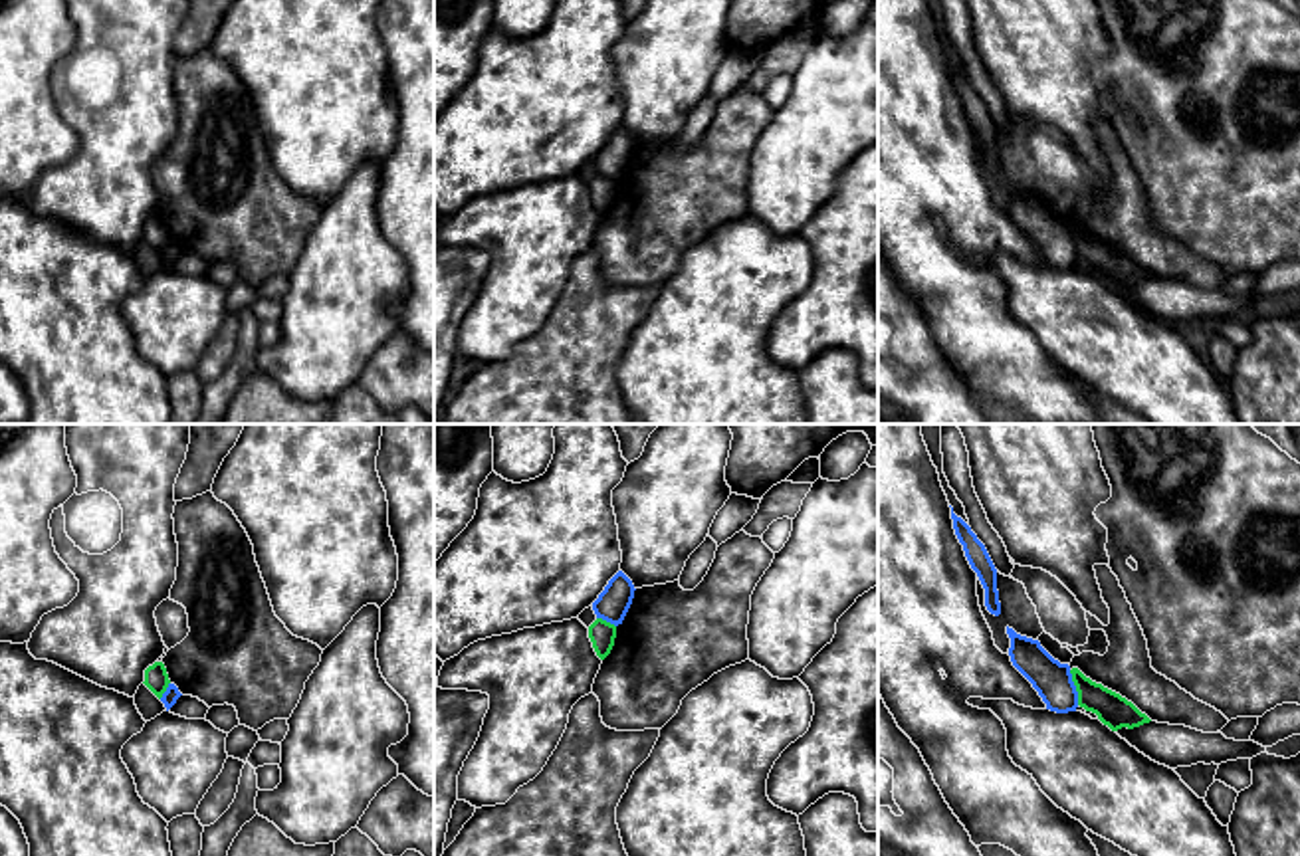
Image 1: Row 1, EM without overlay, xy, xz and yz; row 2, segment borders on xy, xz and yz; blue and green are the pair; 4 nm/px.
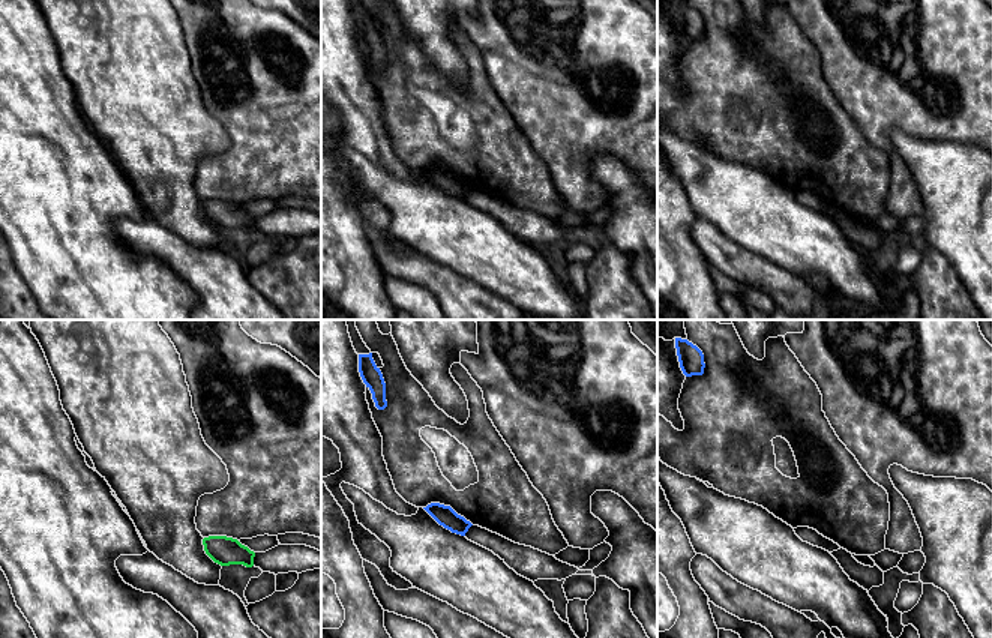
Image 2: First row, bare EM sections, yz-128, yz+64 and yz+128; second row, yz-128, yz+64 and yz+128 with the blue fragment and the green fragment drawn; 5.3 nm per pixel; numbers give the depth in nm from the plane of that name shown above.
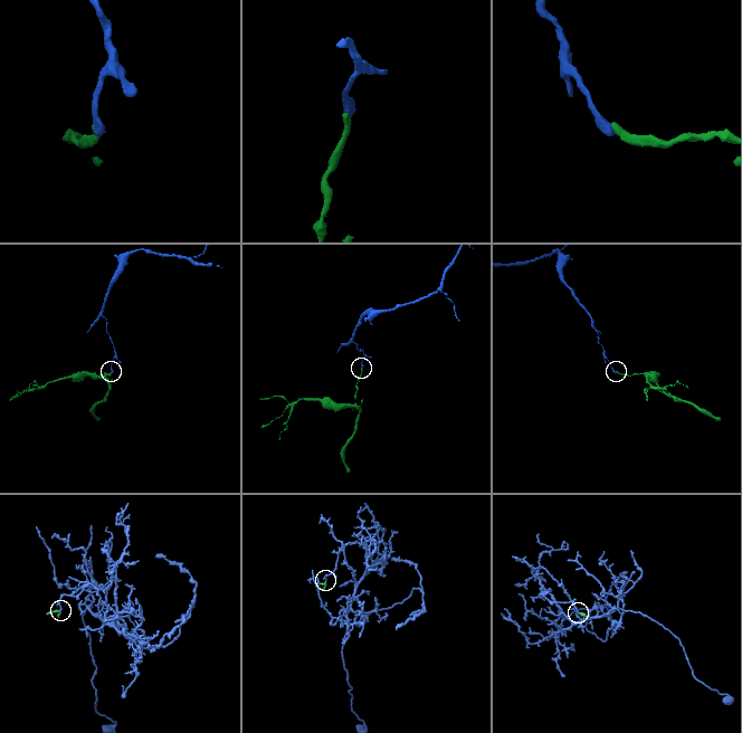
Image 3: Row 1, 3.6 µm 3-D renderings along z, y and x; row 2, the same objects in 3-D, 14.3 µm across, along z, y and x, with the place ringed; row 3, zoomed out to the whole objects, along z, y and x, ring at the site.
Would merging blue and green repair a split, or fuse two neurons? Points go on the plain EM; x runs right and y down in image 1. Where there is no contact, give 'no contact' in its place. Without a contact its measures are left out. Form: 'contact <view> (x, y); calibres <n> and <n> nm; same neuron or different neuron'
contact yz (1075, 244); calibres 160 and 140 nm; different neuron

